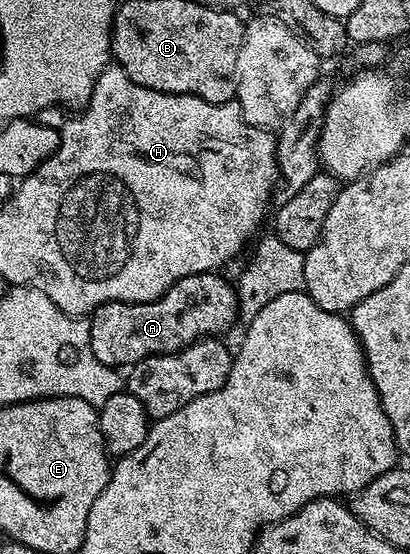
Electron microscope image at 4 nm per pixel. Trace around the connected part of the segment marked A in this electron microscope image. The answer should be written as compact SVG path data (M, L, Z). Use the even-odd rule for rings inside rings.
M219 273L211 274L195 274L194 276L186 276L182 280L178 280L178 284L171 286L165 294L160 298L155 298L152 302L107 302L102 304L98 309L92 311L90 315L90 344L94 348L94 356L104 366L113 368L131 368L137 362L146 360L155 354L173 354L179 350L186 349L190 344L194 344L199 338L214 338L223 335L223 330L228 330L232 325L238 322L237 313L237 287L232 282L228 283L226 279L219 278Z

